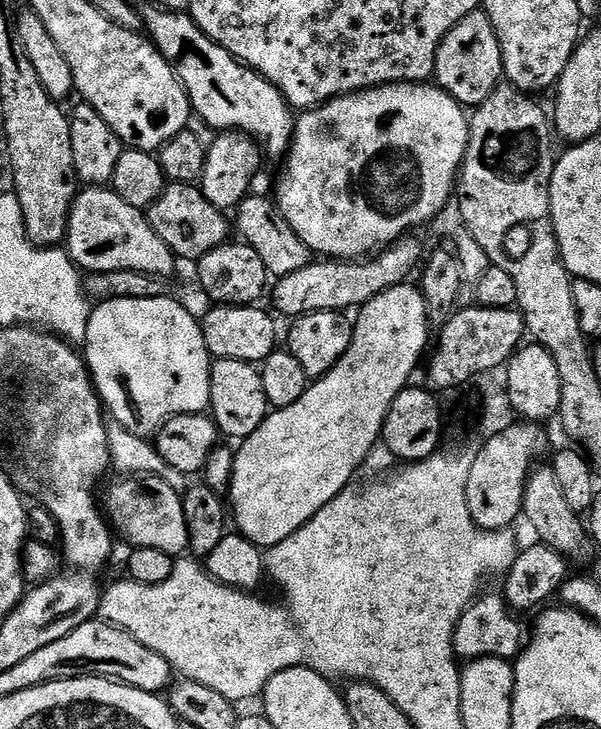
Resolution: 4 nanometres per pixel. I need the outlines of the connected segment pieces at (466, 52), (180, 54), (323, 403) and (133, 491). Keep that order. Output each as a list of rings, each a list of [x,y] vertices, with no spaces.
[[[483,10],[472,12],[454,25],[440,43],[436,52],[435,83],[460,101],[461,105],[468,106],[471,100],[477,105],[486,102],[486,98],[501,87],[504,79],[502,50],[488,13]]]
[[[155,6],[143,9],[142,15],[147,35],[156,45],[157,50],[176,69],[176,77],[184,83],[184,89],[188,92],[188,101],[192,103],[193,113],[197,117],[201,116],[210,127],[217,128],[215,130],[217,133],[238,132],[251,138],[265,153],[268,151],[272,156],[283,157],[287,153],[288,145],[292,143],[294,112],[284,95],[269,80],[265,80],[248,65],[241,64],[225,48],[215,44],[193,22],[191,15],[183,11],[170,12]]]
[[[405,282],[394,286],[390,290],[378,294],[378,298],[374,298],[369,304],[359,309],[357,316],[360,317],[355,317],[352,341],[344,357],[326,375],[313,379],[307,385],[302,396],[298,398],[298,402],[285,404],[269,411],[268,416],[262,422],[262,426],[258,426],[258,430],[254,430],[254,434],[246,437],[239,447],[235,449],[230,483],[230,495],[232,494],[230,512],[233,517],[236,515],[235,531],[243,536],[245,540],[249,540],[251,544],[256,545],[257,548],[261,550],[273,548],[275,544],[282,542],[282,538],[290,538],[290,534],[294,534],[307,520],[314,518],[314,514],[318,514],[318,510],[322,510],[322,506],[326,506],[326,502],[330,502],[330,498],[334,498],[346,485],[353,483],[355,476],[352,475],[359,470],[360,463],[371,454],[376,440],[378,444],[381,439],[386,414],[390,410],[394,398],[398,398],[398,394],[409,387],[410,381],[408,379],[411,378],[412,371],[415,370],[416,363],[419,362],[420,355],[423,354],[424,347],[428,344],[428,320],[430,321],[428,304],[424,301],[424,294],[419,287],[412,285],[411,288],[410,285],[411,283]]]
[[[158,476],[120,478],[120,481],[108,492],[106,516],[115,535],[119,539],[121,536],[122,539],[129,540],[132,548],[153,548],[167,552],[169,556],[176,558],[186,548],[185,529],[178,523],[178,509],[181,507],[181,501],[181,493],[173,490]]]

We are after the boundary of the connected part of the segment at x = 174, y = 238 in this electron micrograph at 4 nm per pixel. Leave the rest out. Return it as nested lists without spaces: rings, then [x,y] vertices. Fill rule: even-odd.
[[[172,182],[169,183],[162,195],[146,210],[148,224],[155,231],[157,236],[167,244],[173,253],[184,261],[199,259],[206,255],[210,250],[218,247],[227,241],[228,228],[230,232],[230,224],[228,224],[223,216],[225,216],[218,208],[214,207],[210,201],[205,198],[204,193],[200,191],[197,185],[188,182]]]

